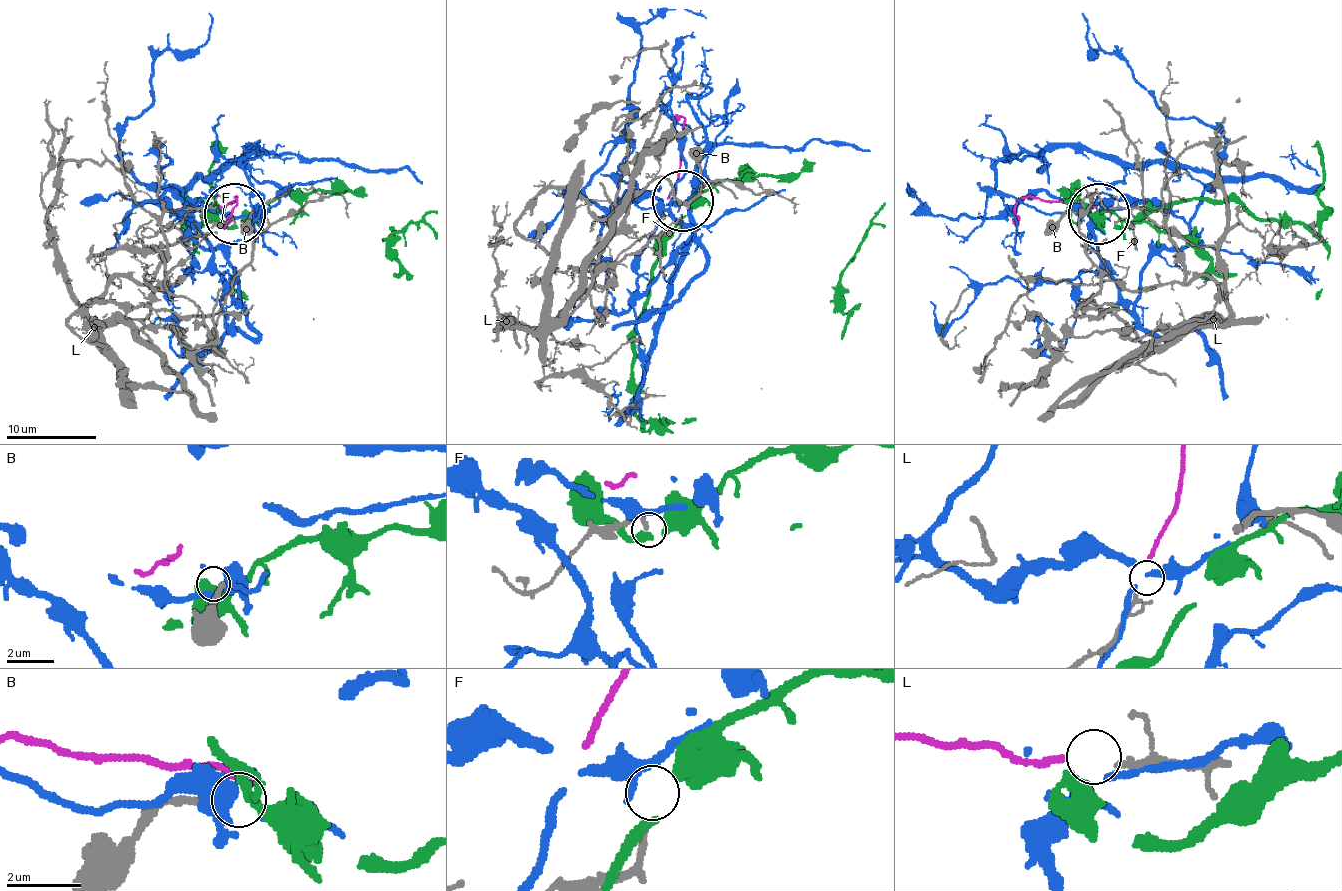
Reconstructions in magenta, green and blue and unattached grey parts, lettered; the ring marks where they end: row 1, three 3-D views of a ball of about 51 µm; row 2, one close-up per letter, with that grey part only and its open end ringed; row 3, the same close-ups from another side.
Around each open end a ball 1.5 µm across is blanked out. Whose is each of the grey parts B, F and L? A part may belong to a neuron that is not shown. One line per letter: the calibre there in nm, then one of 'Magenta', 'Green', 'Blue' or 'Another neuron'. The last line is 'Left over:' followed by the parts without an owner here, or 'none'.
B: Thickness 200 nm. Green
F: Thickness 180 nm. Another neuron
L: Thickness 170 nm. Magenta
Left over: F

